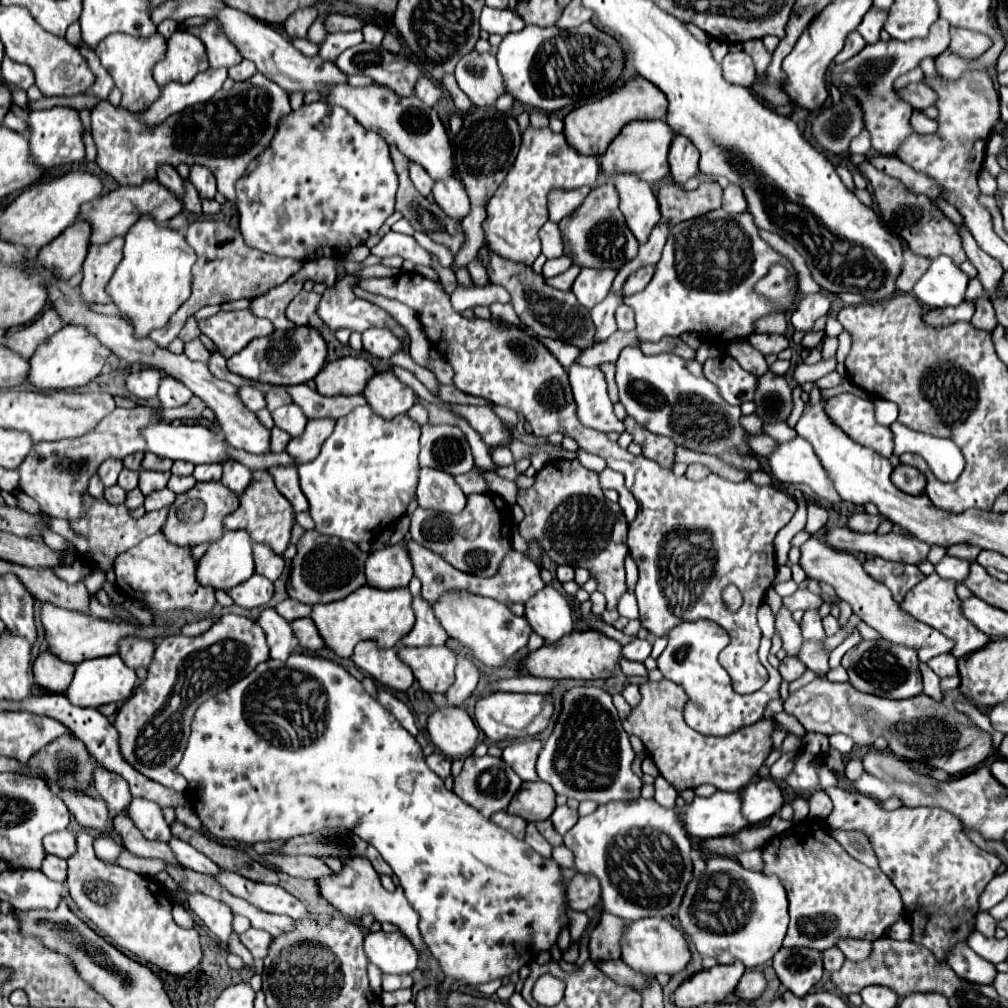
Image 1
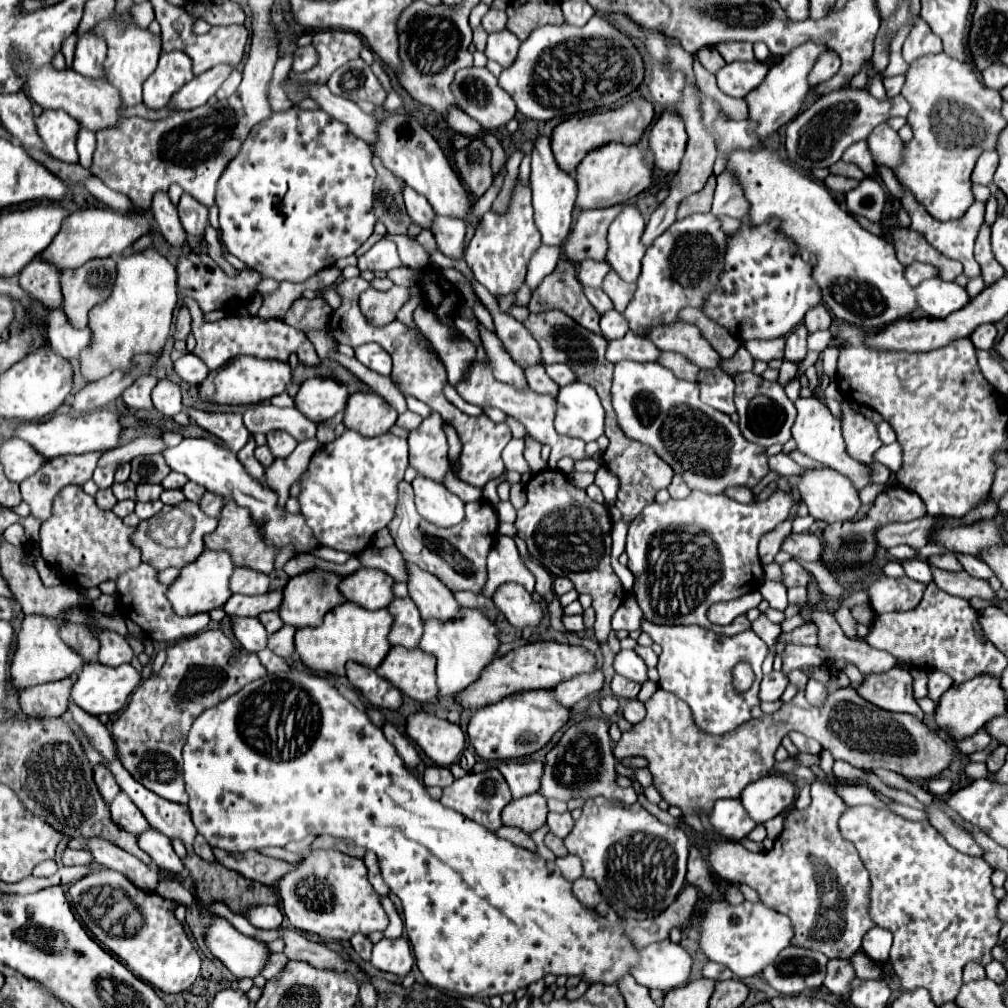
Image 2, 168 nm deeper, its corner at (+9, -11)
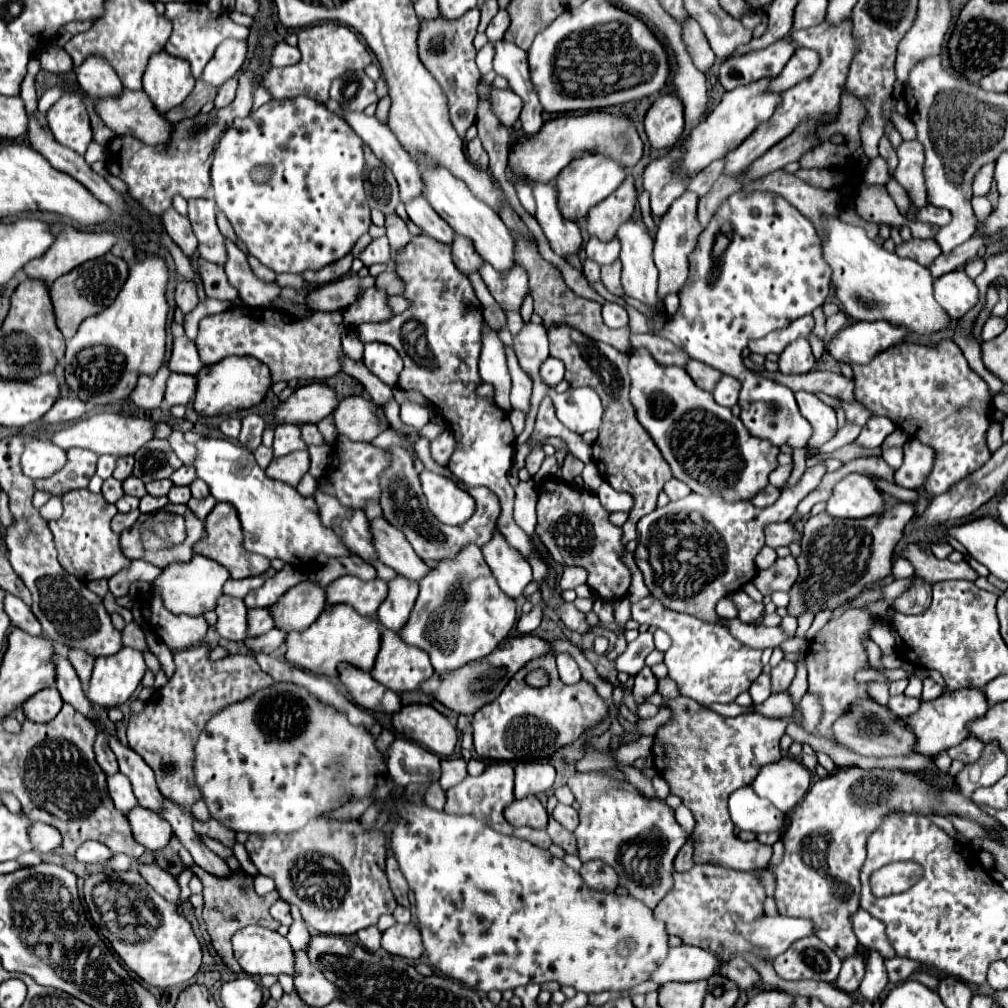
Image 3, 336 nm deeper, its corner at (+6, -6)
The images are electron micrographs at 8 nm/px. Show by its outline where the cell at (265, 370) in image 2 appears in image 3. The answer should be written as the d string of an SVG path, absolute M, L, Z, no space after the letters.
M228 356L214 366L204 366L196 376L196 396L194 410L202 416L234 414L238 410L252 408L260 404L272 386L272 376L266 364L250 356Z

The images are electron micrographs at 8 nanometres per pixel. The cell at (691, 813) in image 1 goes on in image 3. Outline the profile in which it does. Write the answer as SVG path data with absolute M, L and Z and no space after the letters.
M750 786L738 788L728 802L730 818L738 830L750 832L770 832L784 824L784 814L764 802L764 798L756 798Z

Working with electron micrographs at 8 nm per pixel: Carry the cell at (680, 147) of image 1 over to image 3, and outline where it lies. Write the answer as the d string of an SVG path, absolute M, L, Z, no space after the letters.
M674 94L660 96L644 118L646 136L654 150L672 148L684 134L684 112Z

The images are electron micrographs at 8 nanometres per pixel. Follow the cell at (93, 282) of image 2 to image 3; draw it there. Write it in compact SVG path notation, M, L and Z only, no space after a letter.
M104 254L100 258L84 262L78 268L74 268L72 272L60 276L50 286L50 294L52 294L52 300L54 300L58 328L64 334L64 338L66 340L72 338L78 332L78 326L82 324L84 318L98 314L100 310L108 308L114 302L120 288L124 286L126 278L128 278L128 264L114 254Z

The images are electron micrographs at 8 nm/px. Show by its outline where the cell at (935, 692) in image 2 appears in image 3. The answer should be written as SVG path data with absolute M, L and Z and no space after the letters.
M926 678L924 680L924 690L922 690L922 700L932 700L932 698L938 698L940 694L944 692L944 688L940 684L936 684L934 680Z

